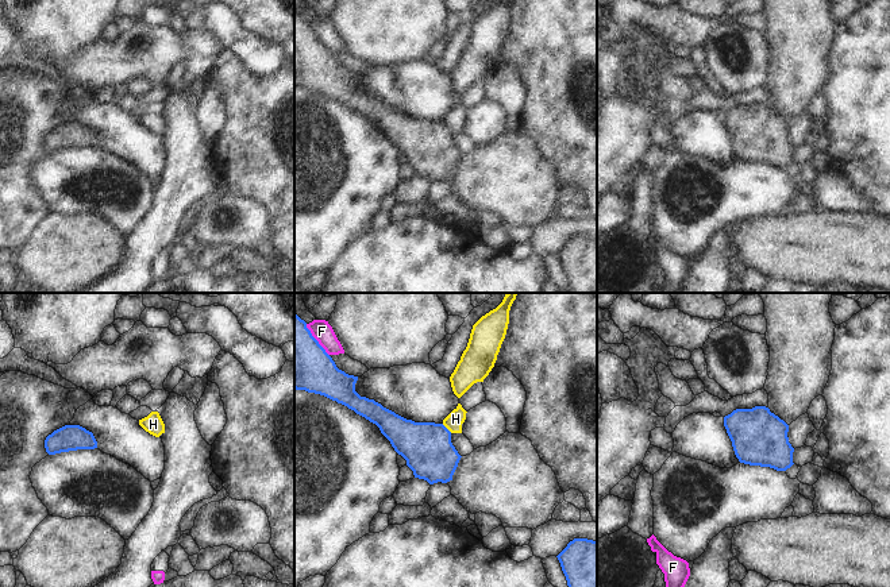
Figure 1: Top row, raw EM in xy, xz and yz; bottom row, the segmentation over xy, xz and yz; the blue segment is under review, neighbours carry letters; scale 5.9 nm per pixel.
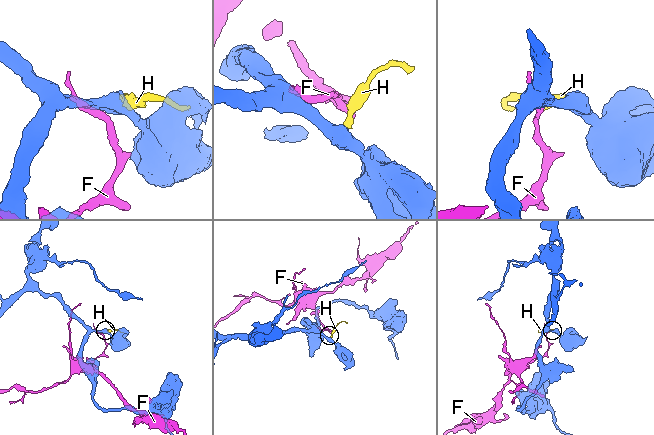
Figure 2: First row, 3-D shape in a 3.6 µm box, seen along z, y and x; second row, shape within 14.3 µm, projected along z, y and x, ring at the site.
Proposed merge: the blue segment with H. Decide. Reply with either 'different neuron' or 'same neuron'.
different neuron

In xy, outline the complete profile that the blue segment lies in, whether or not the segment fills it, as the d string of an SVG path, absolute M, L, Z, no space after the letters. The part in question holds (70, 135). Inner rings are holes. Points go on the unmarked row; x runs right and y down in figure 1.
M65 123L45 138L45 146L49 152L77 147L95 147L97 139L92 130L80 123Z

